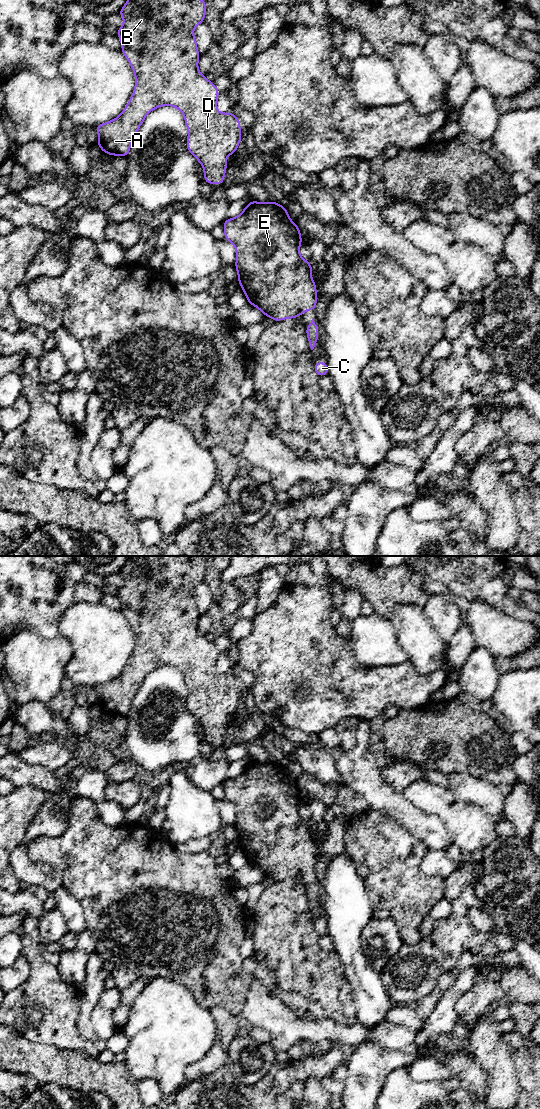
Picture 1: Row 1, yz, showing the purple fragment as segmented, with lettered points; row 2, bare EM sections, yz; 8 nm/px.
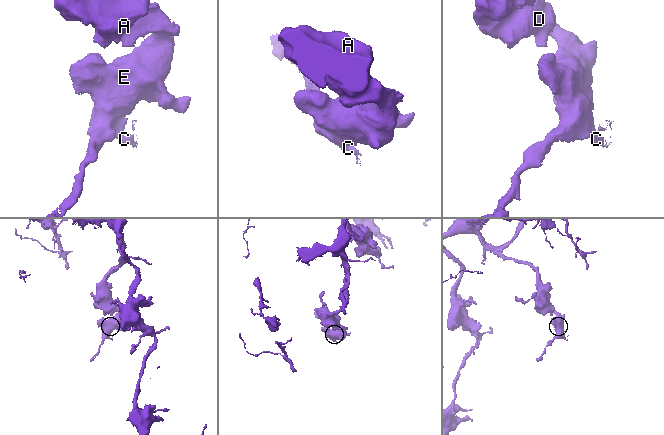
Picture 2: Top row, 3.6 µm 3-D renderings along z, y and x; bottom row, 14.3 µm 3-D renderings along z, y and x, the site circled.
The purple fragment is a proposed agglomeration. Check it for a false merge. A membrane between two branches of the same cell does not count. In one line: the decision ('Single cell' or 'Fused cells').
Single cell

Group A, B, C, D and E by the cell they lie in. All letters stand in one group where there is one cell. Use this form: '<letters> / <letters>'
A B C D E

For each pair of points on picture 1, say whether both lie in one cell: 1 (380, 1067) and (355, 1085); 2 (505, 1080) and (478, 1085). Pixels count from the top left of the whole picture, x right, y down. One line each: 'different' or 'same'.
1: same
2: different

